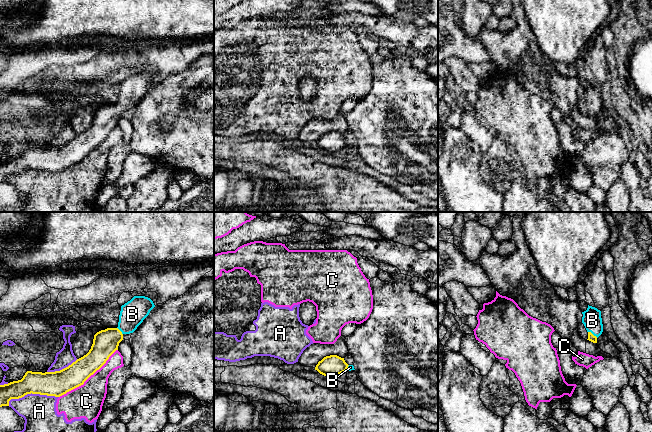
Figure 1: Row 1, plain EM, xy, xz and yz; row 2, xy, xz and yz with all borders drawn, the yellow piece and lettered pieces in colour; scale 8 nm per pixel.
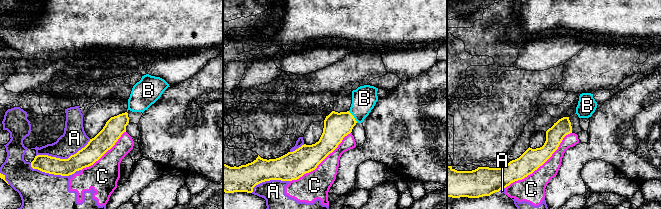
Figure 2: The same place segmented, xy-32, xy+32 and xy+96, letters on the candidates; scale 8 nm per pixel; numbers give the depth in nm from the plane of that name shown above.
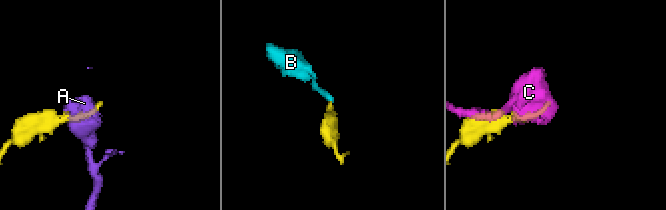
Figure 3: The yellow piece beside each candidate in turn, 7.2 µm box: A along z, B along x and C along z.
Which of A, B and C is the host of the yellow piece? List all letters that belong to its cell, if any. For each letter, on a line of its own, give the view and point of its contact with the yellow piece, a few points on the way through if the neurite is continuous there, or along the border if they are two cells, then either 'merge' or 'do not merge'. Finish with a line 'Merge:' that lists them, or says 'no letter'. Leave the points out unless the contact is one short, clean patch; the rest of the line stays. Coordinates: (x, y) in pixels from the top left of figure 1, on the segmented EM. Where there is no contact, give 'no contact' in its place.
A: xy (31, 392) | do not merge
B: yz (592, 334) | across yz (591, 337), (592, 334), (592, 320) | merge
C: xy (88, 377) | do not merge
Merge: B

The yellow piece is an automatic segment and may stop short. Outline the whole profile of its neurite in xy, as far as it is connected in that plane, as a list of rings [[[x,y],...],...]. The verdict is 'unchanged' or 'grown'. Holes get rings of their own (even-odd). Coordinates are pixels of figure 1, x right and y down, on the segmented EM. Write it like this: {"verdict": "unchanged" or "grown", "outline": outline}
{"verdict": "grown", "outline": [[[134,296],[130,301],[121,306],[118,327],[107,328],[97,332],[94,335],[93,344],[89,352],[68,367],[60,371],[45,373],[27,371],[21,380],[0,385],[0,407],[9,406],[11,399],[19,399],[31,393],[60,397],[83,385],[84,382],[99,370],[109,357],[118,350],[119,343],[123,340],[123,335],[133,333],[154,307],[155,305],[150,298]]]}

